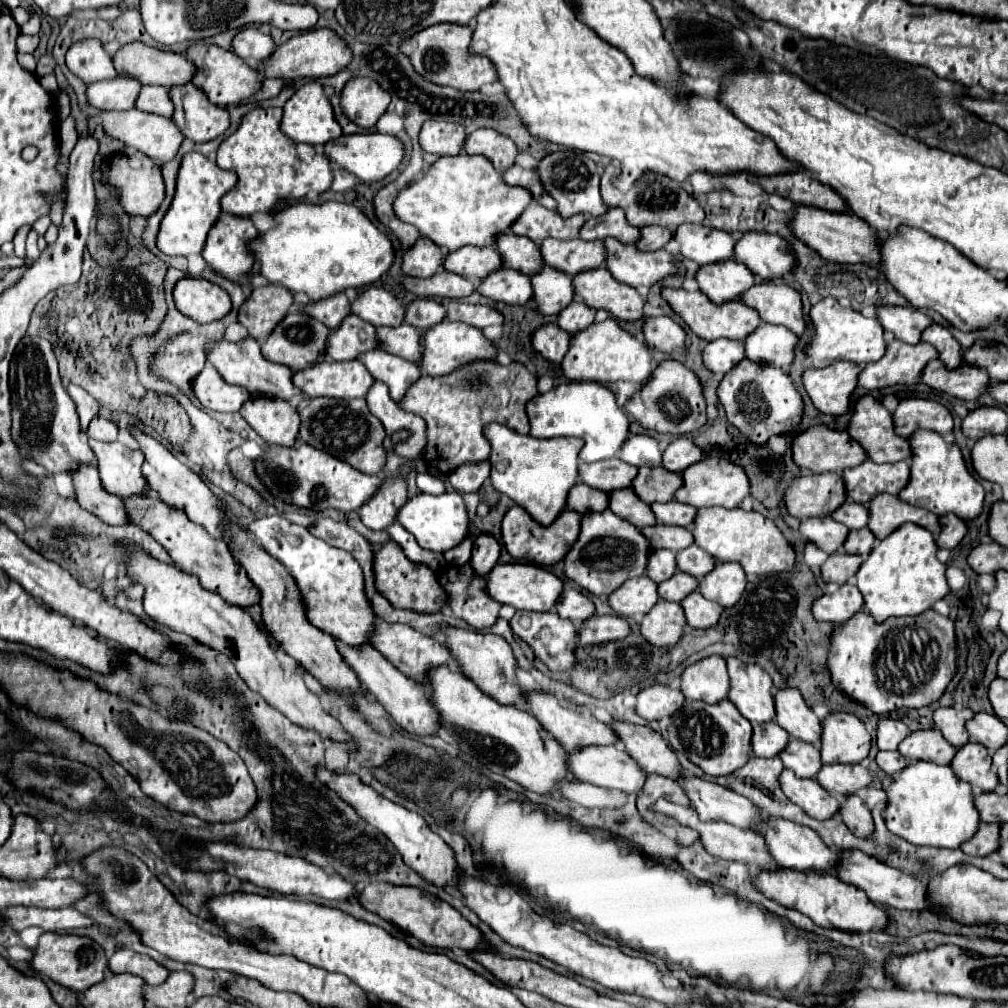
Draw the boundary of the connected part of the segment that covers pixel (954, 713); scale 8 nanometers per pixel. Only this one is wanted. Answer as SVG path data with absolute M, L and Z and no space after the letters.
M954 706L950 708L938 708L934 710L934 726L942 732L942 736L952 744L952 746L964 746L970 736L964 728L964 722L970 720L974 716L974 712L970 708L962 708L956 710Z

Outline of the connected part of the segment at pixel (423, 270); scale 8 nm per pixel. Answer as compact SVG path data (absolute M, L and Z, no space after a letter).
M418 238L416 244L402 254L400 270L406 276L428 278L434 272L438 272L438 268L442 270L442 264L444 264L444 254L440 252L440 248L428 238Z

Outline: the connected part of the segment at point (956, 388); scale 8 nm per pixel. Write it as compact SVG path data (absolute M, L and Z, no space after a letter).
M930 360L922 372L922 382L954 398L976 400L980 390L990 384L990 376L984 368L972 364L960 364L960 368L950 370L940 360Z

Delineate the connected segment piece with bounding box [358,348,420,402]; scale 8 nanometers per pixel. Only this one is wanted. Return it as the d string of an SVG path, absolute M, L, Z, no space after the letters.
M374 348L374 352L364 352L364 356L358 356L358 360L372 372L376 380L382 380L394 402L402 400L408 386L420 378L420 370L416 364L392 356L380 348Z

